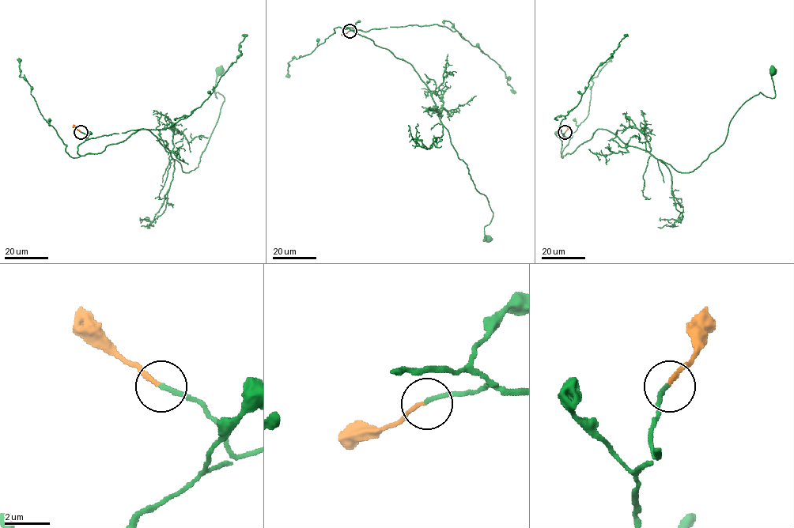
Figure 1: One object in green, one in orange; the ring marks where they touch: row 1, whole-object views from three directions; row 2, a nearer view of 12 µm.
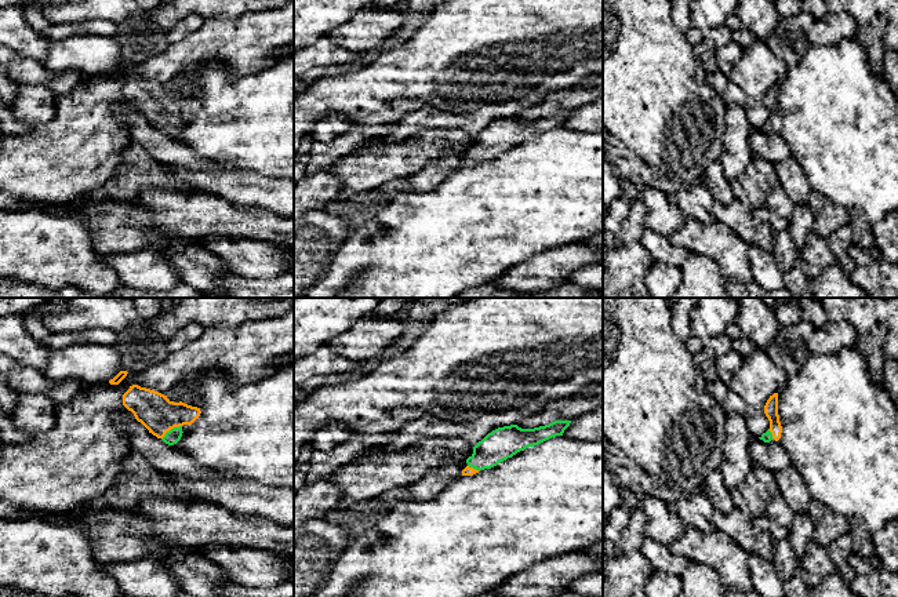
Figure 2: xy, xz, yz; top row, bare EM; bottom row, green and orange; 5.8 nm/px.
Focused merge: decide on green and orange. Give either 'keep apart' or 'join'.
join

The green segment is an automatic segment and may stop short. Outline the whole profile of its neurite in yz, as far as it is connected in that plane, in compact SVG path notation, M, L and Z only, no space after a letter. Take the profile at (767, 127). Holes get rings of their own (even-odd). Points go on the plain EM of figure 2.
M778 84L770 87L764 97L764 105L770 112L770 120L763 124L759 130L764 134L770 134L771 131L778 132L782 124L782 117L778 106Z

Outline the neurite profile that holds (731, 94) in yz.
M720 70L706 73L706 80L709 85L721 97L727 106L744 106L746 101L745 92Z

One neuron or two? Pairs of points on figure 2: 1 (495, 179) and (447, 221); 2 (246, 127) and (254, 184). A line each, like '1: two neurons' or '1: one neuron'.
1: one neuron
2: two neurons

